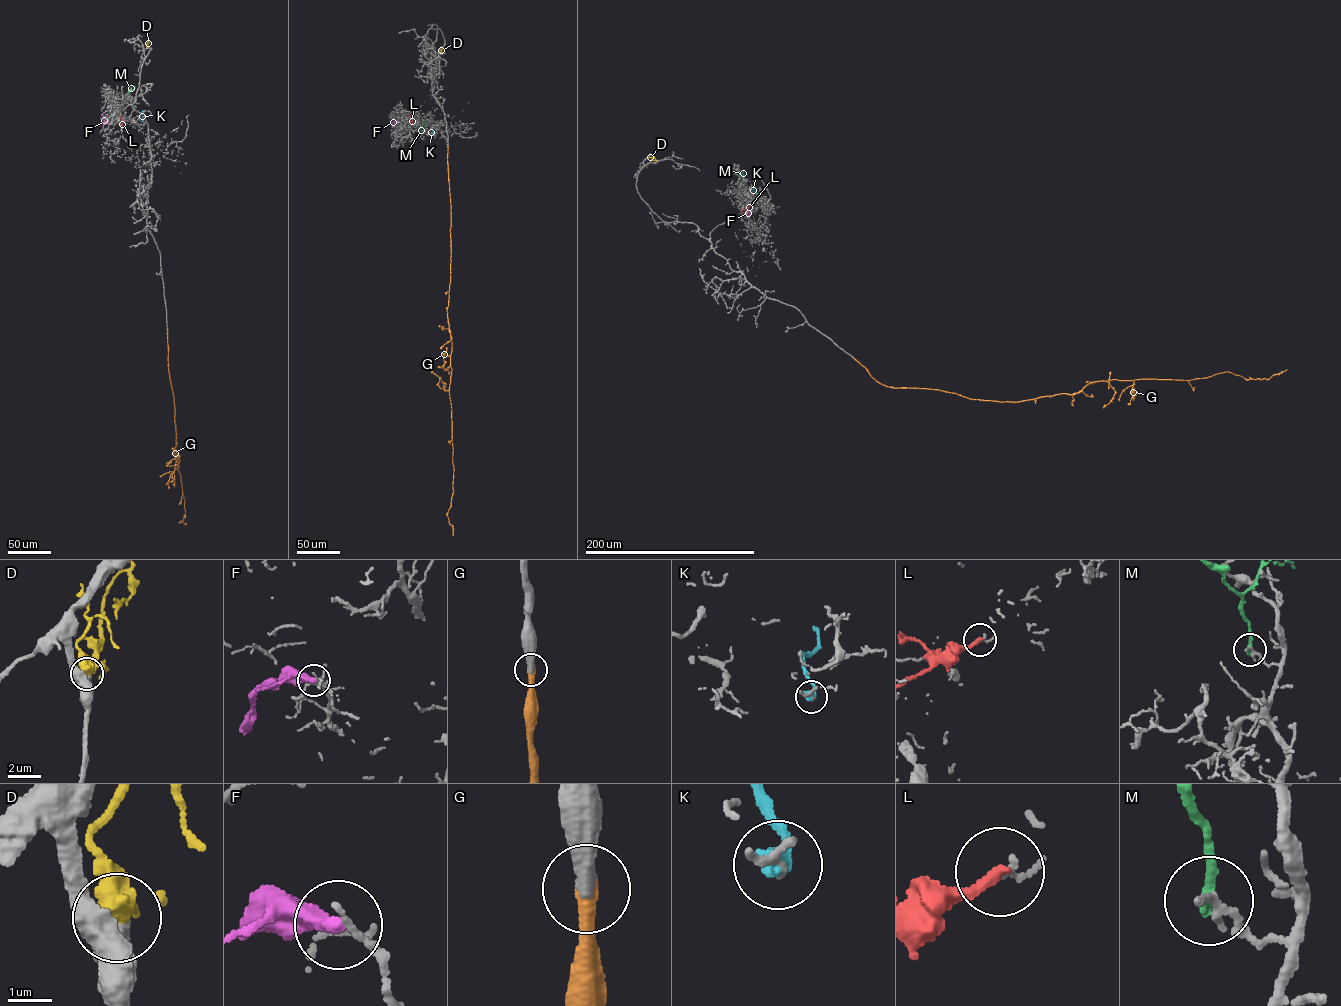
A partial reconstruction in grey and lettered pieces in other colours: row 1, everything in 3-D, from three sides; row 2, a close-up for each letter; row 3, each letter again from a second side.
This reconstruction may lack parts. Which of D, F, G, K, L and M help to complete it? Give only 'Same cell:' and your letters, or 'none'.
Same cell: G

